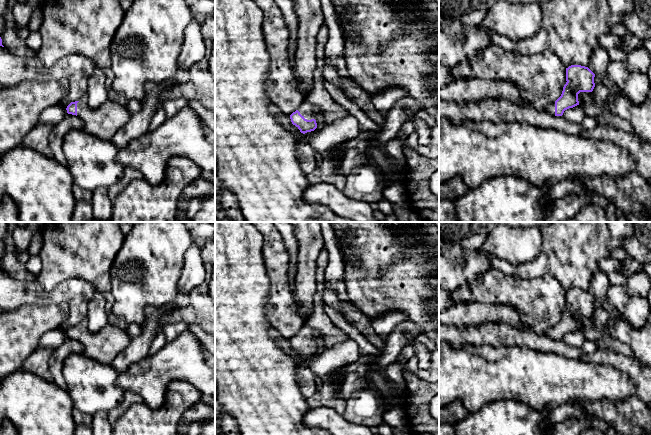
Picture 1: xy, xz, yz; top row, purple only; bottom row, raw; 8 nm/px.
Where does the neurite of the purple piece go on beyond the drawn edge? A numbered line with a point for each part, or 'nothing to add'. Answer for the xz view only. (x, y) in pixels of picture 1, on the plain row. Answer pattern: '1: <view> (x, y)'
1: xz (318, 324)

